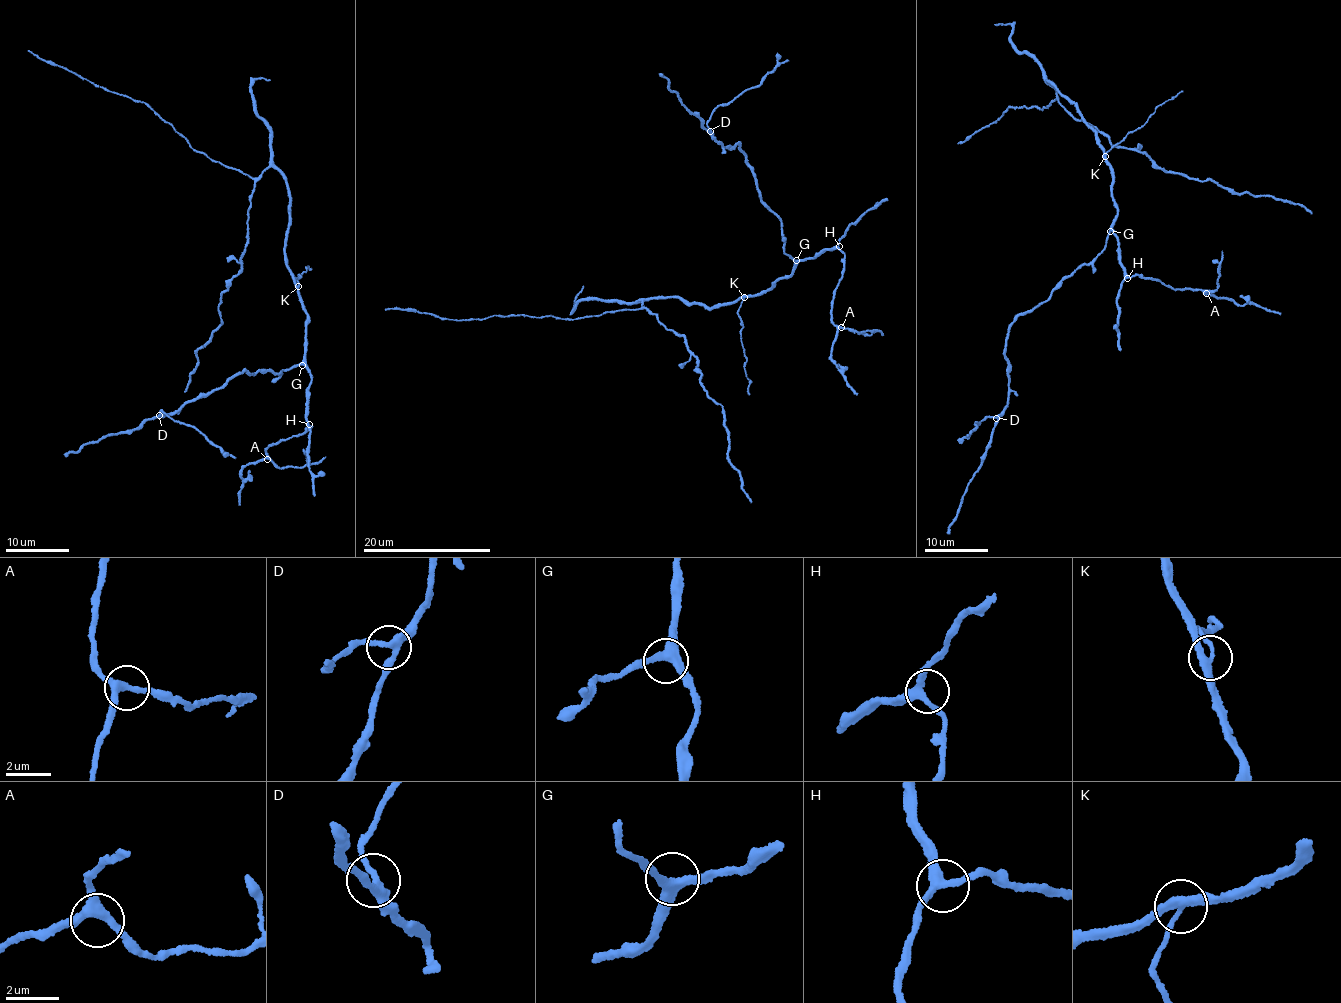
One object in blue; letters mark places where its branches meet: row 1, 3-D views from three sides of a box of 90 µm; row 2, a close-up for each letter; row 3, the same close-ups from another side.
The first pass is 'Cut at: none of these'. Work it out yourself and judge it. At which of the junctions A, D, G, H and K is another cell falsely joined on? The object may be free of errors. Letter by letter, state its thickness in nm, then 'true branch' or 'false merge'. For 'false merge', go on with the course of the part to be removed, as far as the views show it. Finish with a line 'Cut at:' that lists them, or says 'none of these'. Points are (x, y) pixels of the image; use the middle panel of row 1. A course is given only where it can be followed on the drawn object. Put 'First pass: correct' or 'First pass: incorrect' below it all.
A: calibre 320 nm; true branch
D: calibre 280 nm; true branch
G: calibre 320 nm; true branch
H: calibre 280 nm; true branch
K: calibre 260 nm; false merge; course (743, 298), (738, 311), (749, 395)
Cut at: K
First pass: incorrect

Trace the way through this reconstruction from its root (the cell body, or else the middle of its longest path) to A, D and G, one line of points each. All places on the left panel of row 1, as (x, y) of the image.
A: (301, 296), (311, 427), (269, 445), (267, 459)
D: (301, 296), (306, 315), (303, 361), (279, 374), (260, 369), (252, 374), (244, 370), (176, 411), (159, 415)
G: (301, 296), (306, 315), (302, 365)

